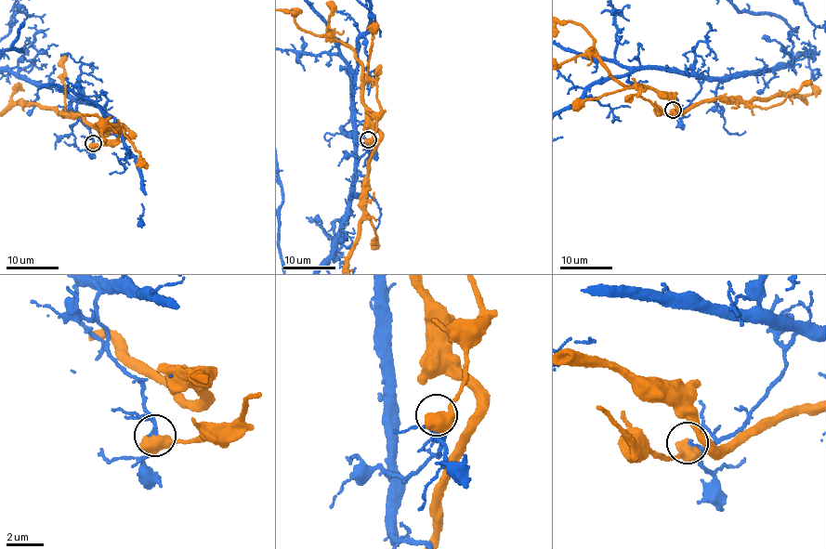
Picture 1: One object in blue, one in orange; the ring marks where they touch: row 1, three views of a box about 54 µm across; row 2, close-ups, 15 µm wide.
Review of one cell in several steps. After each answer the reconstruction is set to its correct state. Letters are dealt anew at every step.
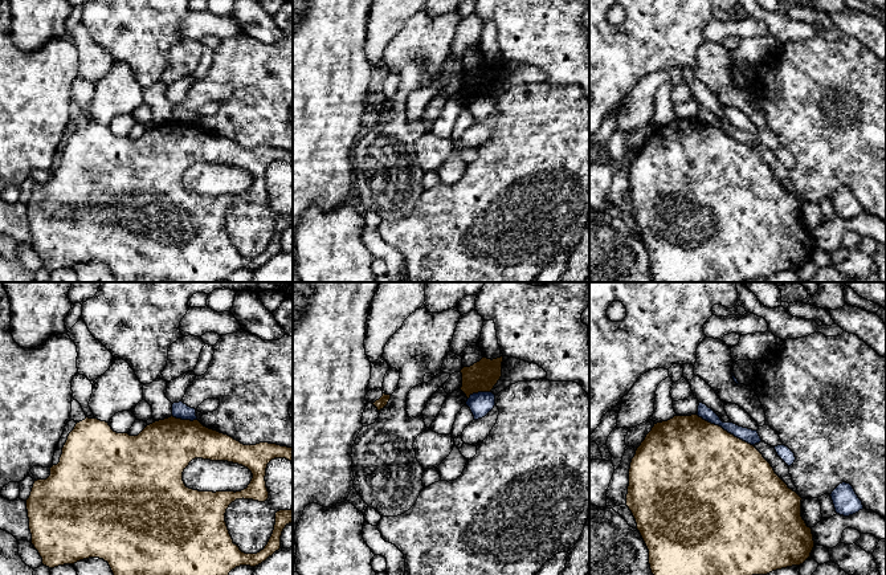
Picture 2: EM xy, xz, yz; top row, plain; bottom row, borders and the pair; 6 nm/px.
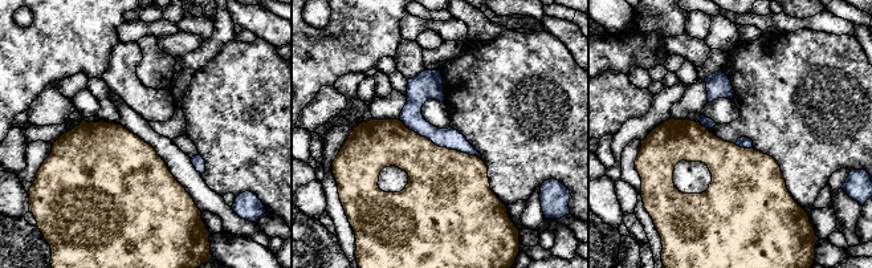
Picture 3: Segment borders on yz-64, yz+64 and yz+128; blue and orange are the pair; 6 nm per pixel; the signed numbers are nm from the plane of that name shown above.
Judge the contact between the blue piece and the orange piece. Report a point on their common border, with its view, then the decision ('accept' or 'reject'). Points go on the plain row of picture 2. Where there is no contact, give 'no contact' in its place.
meets blue in yz at (725, 133); reject

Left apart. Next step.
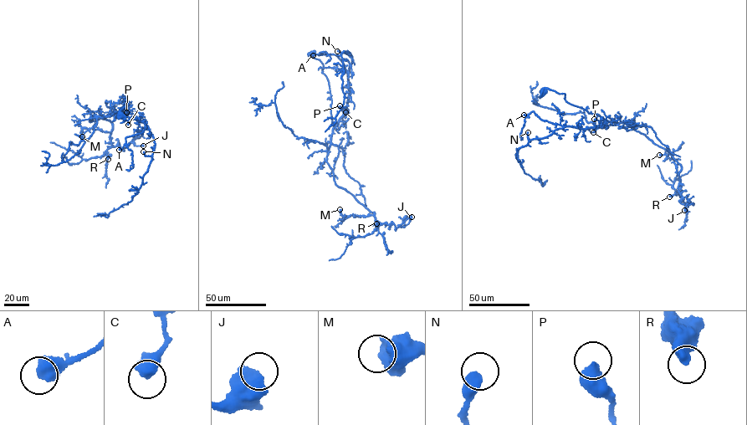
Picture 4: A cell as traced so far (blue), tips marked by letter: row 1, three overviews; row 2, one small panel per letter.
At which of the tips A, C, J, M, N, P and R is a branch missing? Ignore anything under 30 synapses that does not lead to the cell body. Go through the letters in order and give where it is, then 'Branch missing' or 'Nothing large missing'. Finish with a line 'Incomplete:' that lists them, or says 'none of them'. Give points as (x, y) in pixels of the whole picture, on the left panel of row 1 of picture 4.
A: Place: (119, 150). Nothing large missing
C: Place: (128, 125). Nothing large missing
J: Place: (143, 145). Nothing large missing
M: Place: (82, 136). Nothing large missing
N: Place: (143, 151). Nothing large missing
P: Place: (126, 112). Nothing large missing
R: Place: (108, 159). Branch missing
Incomplete: R

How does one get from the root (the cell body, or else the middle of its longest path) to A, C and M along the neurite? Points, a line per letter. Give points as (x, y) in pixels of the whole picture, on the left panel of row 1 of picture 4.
A: (121, 115), (128, 102), (125, 110), (111, 115), (134, 118), (145, 128), (126, 136), (119, 150)
C: (121, 115), (120, 110), (128, 102), (125, 110), (115, 111), (111, 115), (129, 117), (128, 125)
M: (121, 115), (128, 102), (120, 112), (91, 117), (89, 121), (110, 120), (110, 131), (82, 128), (82, 136)

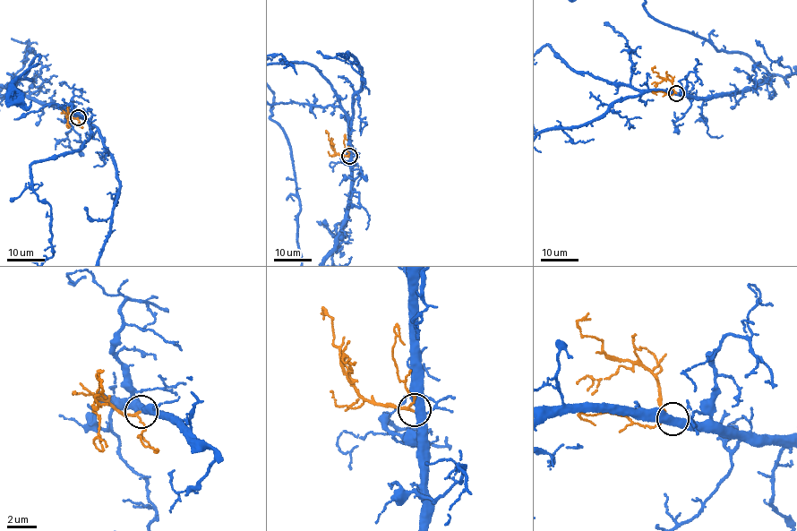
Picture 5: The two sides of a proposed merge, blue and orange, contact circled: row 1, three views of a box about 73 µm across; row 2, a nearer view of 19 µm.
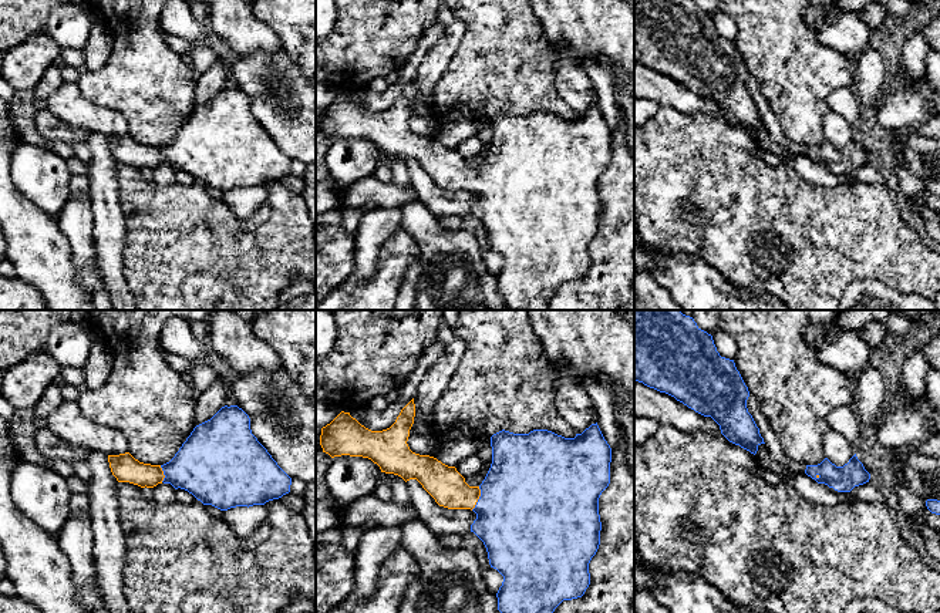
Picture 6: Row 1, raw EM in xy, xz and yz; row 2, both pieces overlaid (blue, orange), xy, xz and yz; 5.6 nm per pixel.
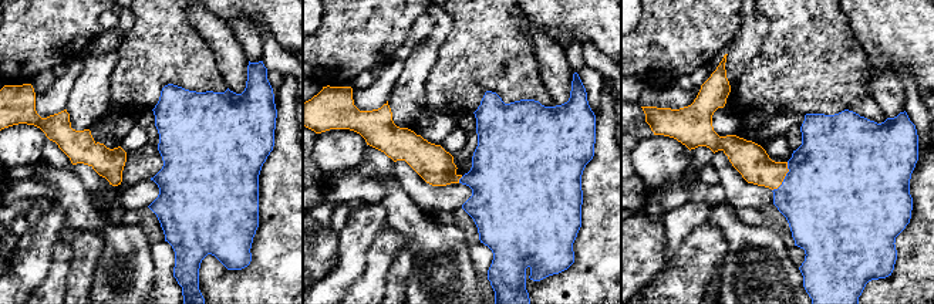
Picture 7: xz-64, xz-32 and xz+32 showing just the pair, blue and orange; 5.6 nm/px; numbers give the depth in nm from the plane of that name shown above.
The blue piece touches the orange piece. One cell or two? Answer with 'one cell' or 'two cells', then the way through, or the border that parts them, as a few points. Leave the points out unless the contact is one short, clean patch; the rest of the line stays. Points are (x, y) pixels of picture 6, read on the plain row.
one cell; way xz (521, 195), (504, 184), (479, 179), (461, 178), (448, 169)

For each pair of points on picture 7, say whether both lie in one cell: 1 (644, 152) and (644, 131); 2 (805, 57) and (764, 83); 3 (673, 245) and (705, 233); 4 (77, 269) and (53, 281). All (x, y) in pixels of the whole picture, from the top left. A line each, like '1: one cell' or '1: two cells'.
1: two cells
2: one cell
3: two cells
4: two cells

